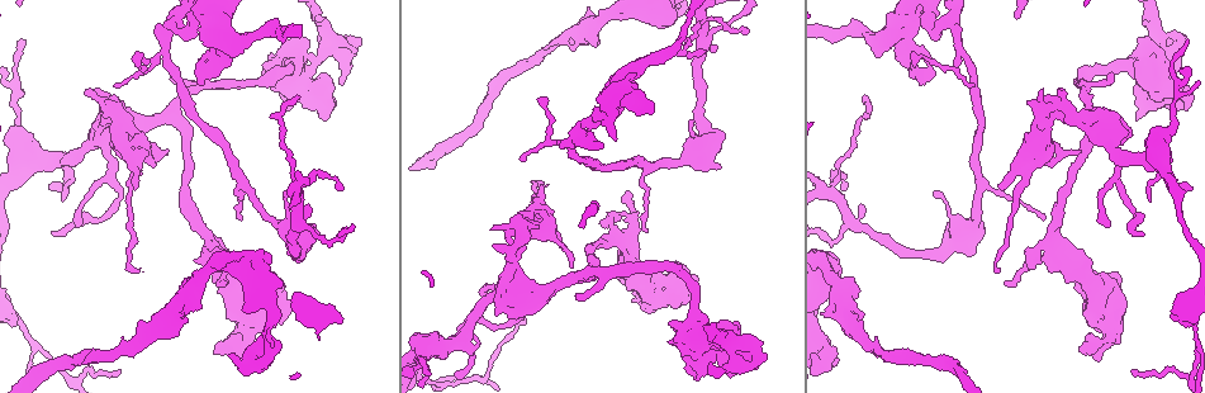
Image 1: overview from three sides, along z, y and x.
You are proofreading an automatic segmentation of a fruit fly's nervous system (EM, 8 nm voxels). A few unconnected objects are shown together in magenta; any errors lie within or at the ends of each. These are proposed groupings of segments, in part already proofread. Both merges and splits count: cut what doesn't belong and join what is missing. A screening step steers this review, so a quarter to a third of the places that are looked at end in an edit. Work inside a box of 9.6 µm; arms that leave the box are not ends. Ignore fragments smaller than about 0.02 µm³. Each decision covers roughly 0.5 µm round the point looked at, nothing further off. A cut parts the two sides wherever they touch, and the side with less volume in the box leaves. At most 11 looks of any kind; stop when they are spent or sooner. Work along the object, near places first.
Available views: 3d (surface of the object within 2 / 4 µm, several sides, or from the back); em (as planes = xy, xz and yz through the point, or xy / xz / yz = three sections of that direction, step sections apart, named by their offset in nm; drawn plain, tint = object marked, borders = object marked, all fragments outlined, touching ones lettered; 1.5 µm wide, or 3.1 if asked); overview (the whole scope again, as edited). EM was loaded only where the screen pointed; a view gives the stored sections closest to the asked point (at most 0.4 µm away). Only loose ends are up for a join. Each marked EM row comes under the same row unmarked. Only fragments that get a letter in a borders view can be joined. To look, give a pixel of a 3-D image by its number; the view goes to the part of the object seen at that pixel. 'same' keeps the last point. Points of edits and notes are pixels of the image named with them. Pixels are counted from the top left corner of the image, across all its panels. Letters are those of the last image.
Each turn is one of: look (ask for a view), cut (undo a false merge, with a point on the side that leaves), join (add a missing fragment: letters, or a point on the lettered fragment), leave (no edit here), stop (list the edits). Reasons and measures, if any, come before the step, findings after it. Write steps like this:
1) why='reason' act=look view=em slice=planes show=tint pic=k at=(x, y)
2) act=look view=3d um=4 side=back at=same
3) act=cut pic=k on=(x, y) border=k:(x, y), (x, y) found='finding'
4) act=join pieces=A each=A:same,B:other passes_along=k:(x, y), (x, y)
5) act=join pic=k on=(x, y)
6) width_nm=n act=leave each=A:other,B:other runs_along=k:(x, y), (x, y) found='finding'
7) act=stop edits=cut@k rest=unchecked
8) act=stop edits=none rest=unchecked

why='free end' act=look view=em slice=planes show=borders pic=1 at=(865, 96)

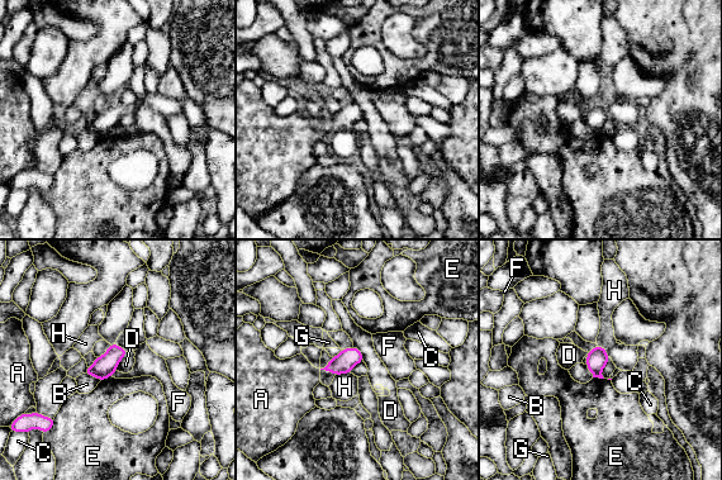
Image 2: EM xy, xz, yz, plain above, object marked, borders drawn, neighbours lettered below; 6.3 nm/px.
act=leave each=A:other,B:other,C:other,D:other,E:other,F:other,G:other,H:other border=2:(129, 351), (115, 370) found='none of them fits'

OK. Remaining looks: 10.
act=look view=3d um=4 pic=1 at=(285, 227)

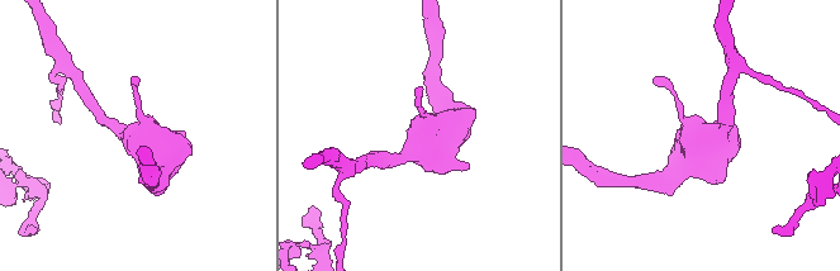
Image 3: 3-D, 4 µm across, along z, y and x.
act=look view=em slice=yz step=4 show=tint pic=3 at=(720, 136)

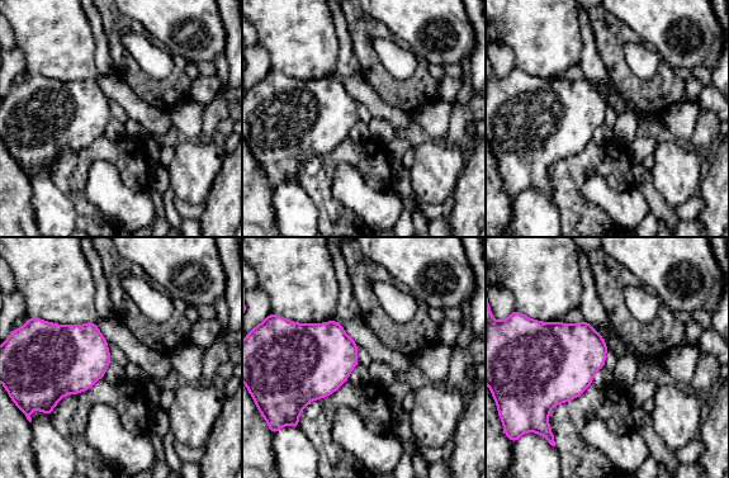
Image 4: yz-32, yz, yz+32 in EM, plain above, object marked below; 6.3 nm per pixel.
act=look view=em slice=yz step=4 show=borders at=same

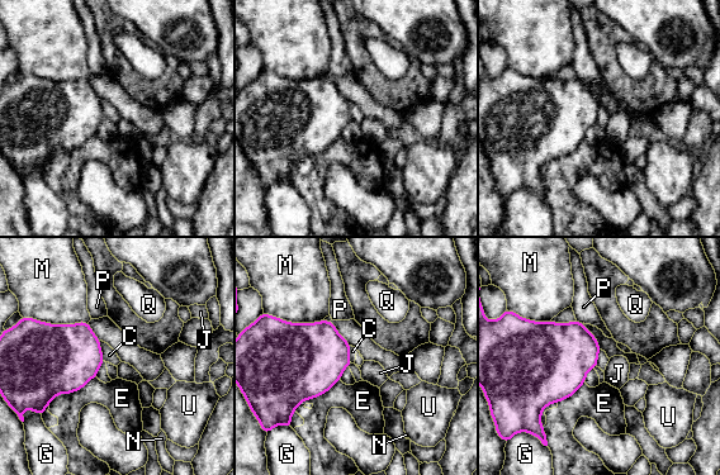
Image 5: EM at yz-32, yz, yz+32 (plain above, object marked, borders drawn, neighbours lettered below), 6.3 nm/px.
act=leave each=C:other,E:other,G:other,J:other,M:other,N:other,P:other,Q:other,U:other border=5:(99, 341), (102, 355), (105, 360) found='all the same neuron'

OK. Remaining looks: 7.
why='branch stops here' act=look view=3d um=4 pic=1 at=(713, 46)

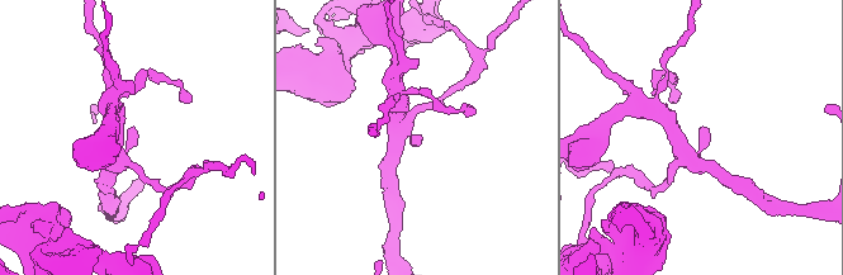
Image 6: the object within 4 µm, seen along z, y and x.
why='now the EM' act=look view=em slice=xy step=4 show=borders pic=6 at=(133, 127)

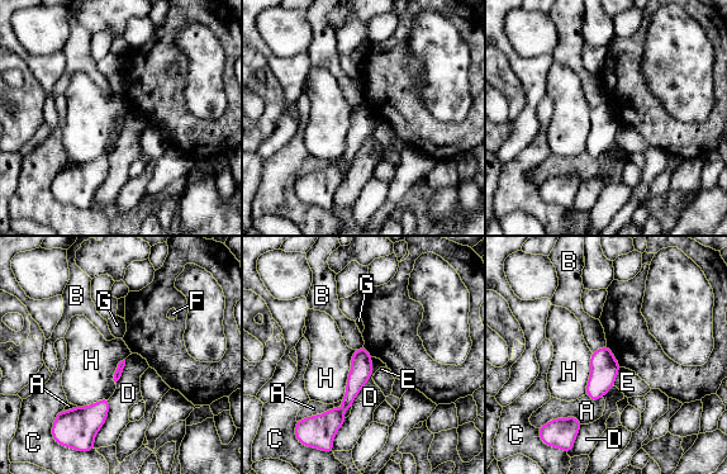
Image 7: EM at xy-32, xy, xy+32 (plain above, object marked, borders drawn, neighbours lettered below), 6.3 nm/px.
act=look view=em slice=planes show=borders at=same

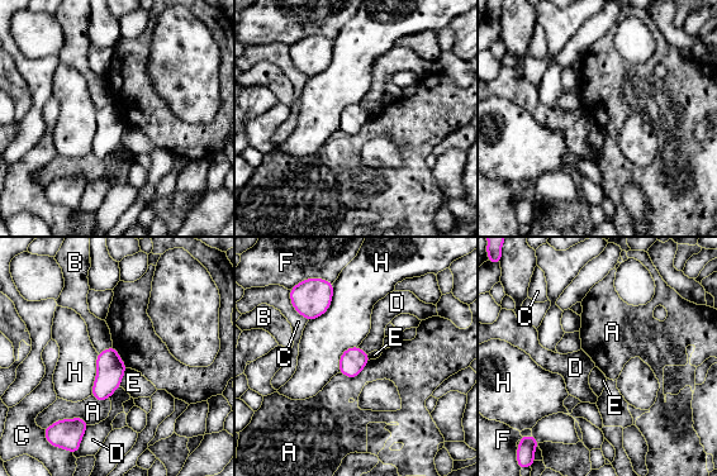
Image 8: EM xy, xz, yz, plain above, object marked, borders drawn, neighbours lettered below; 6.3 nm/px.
width_nm=160 act=leave each=A:other,B:other,C:other,D:other,E:other,F:other,H:other found='no lettered fragment goes on from it'

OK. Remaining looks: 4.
why='free end' act=look view=3d um=4 pic=1 at=(834, 363)

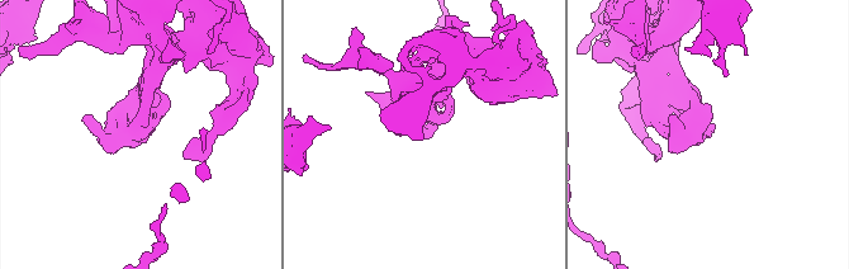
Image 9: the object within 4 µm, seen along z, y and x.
act=look view=em slice=planes show=borders pic=9 at=(152, 128)

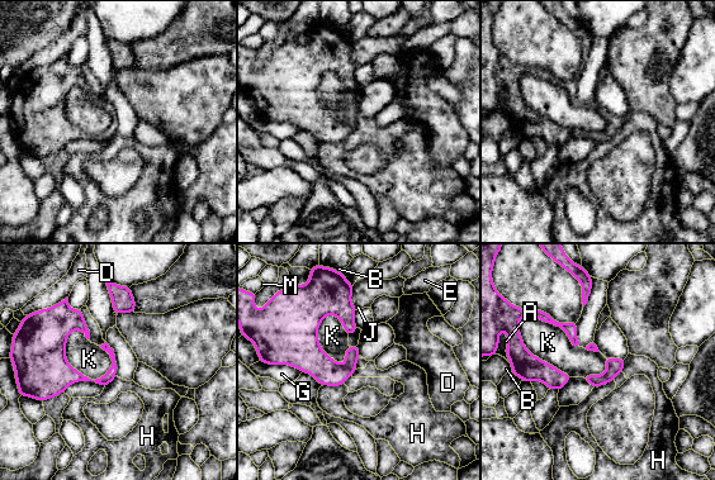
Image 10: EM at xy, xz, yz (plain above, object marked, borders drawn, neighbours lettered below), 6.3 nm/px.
act=leave each=A:other,B:other,D:other,E:other,G:other,H:other,J:other,K:other,M:other runs_along=10:(517, 310), (515, 347), (559, 385) found='none of them fits'

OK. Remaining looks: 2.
act=stop edits=none rest=unchecked

